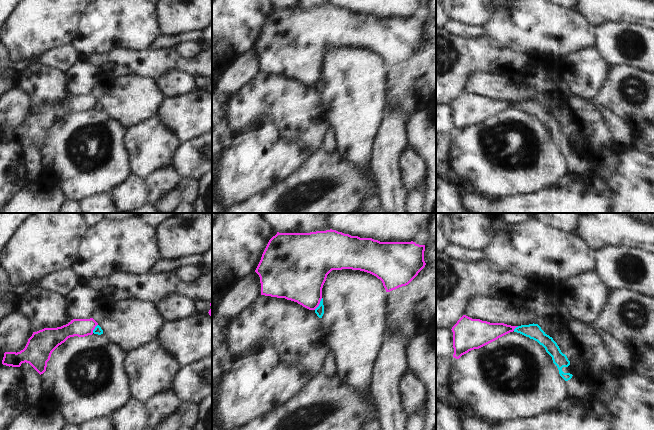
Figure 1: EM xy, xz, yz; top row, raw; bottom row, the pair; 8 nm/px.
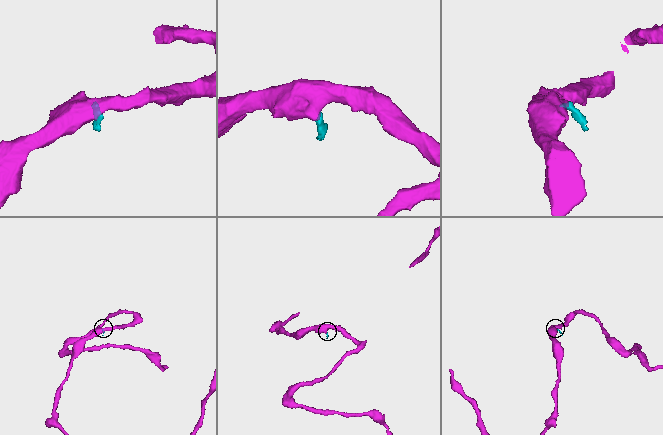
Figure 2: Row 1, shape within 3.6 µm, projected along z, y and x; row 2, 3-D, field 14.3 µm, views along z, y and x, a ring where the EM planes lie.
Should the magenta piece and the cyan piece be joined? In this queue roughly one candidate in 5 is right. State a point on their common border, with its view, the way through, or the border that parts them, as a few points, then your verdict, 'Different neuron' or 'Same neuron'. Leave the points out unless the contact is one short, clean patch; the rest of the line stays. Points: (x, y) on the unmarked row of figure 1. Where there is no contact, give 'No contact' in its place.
Touches magenta at xz (319, 79). Boundary: xz (322, 74), (314, 85). Different neuron.

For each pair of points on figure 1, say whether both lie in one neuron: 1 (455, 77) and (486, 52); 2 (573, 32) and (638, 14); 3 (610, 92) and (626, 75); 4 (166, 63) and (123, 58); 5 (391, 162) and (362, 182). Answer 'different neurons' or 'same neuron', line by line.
1: same neuron
2: different neurons
3: same neuron
4: same neuron
5: different neurons

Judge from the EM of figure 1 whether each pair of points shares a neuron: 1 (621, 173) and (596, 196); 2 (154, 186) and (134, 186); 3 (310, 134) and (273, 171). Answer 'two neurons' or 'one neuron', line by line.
1: two neurons
2: two neurons
3: two neurons

